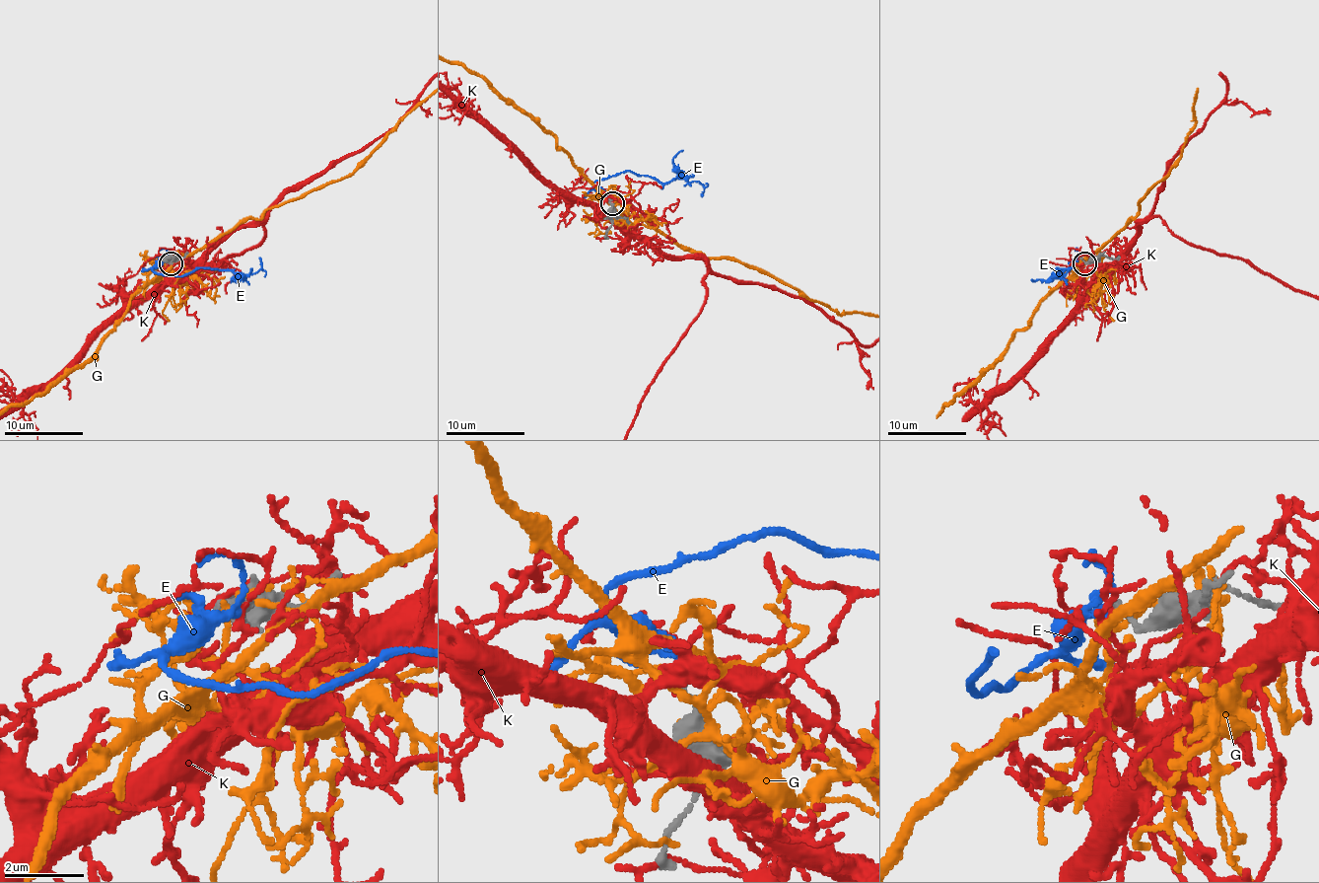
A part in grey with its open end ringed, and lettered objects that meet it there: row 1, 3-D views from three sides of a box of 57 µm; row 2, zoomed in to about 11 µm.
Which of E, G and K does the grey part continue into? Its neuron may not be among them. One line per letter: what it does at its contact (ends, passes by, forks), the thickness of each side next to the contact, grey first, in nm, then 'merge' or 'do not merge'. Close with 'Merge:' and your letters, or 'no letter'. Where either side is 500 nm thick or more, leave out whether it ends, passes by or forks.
E: it passes by; calibres 150 and 120 nm; do not merge
G: it ends; calibres 440 and 130 nm; do not merge
K: it forks; calibres 160 and 120 nm; do not merge
Merge: no letter

